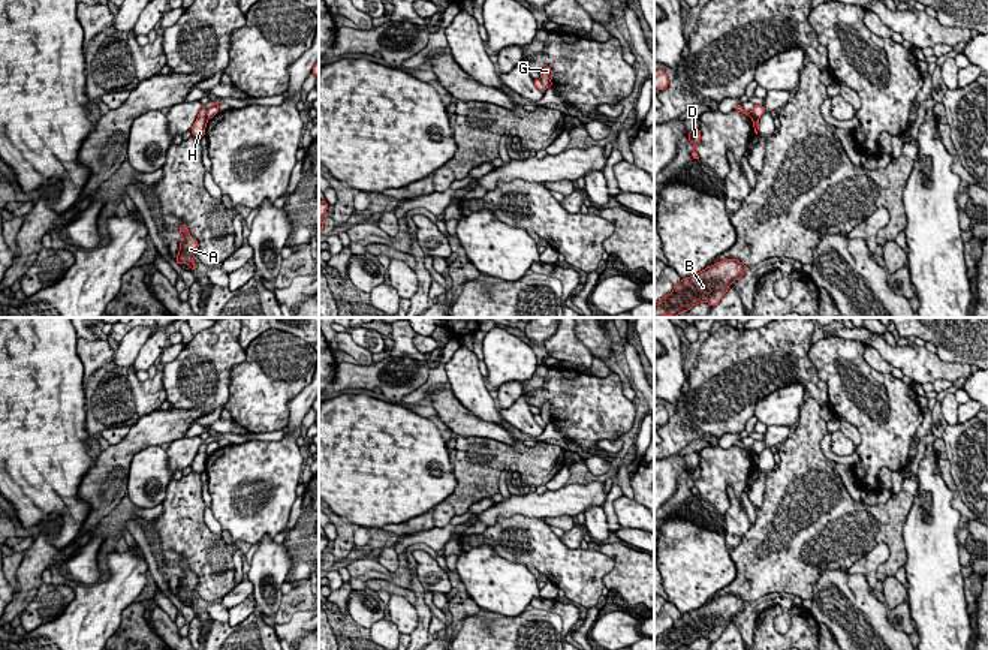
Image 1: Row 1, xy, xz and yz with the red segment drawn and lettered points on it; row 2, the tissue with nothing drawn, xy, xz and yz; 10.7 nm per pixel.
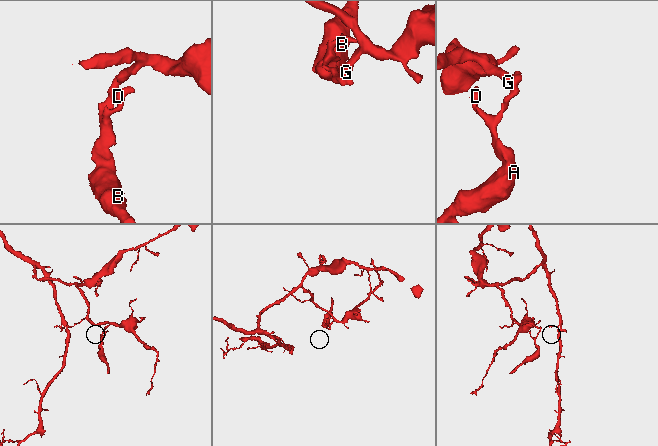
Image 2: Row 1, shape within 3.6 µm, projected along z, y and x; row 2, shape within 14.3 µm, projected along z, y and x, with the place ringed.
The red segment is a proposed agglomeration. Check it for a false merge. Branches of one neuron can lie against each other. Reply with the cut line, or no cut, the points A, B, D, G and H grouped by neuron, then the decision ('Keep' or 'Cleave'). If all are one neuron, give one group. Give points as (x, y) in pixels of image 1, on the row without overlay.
Split along xy (217, 441), (207, 447), (207, 454). Groups: A B D H / G. Cleave

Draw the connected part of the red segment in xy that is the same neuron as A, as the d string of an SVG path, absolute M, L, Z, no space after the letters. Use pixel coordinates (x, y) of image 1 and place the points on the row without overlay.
M181 559L180 569L183 571L183 577L180 578L180 587L175 596L180 601L186 598L192 604L192 607L196 607L196 602L193 599L193 592L198 587L199 578L190 571L186 559Z

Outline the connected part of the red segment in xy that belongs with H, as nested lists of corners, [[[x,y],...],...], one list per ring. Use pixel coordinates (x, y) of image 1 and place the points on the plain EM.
[[[204,442],[204,443],[199,446],[198,454],[196,454],[196,457],[193,458],[193,461],[192,461],[192,464],[190,464],[193,472],[198,472],[198,473],[205,472],[205,463],[207,463],[207,457],[208,457],[208,454],[207,454],[207,446],[208,446],[210,443],[211,443],[211,442]]]

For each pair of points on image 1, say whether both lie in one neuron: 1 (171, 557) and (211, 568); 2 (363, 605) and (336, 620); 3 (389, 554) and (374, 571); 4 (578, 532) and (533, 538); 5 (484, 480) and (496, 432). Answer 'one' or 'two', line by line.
1: one
2: two
3: two
4: two
5: two

